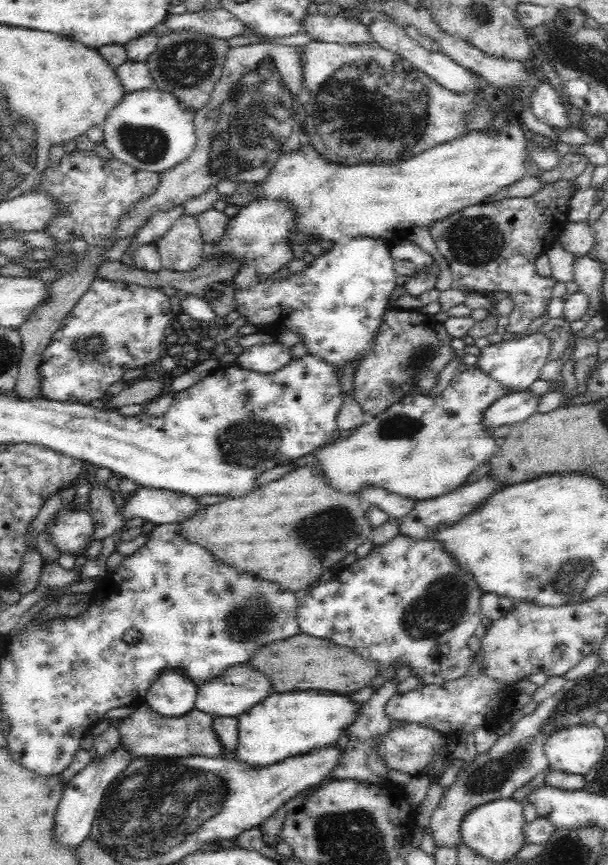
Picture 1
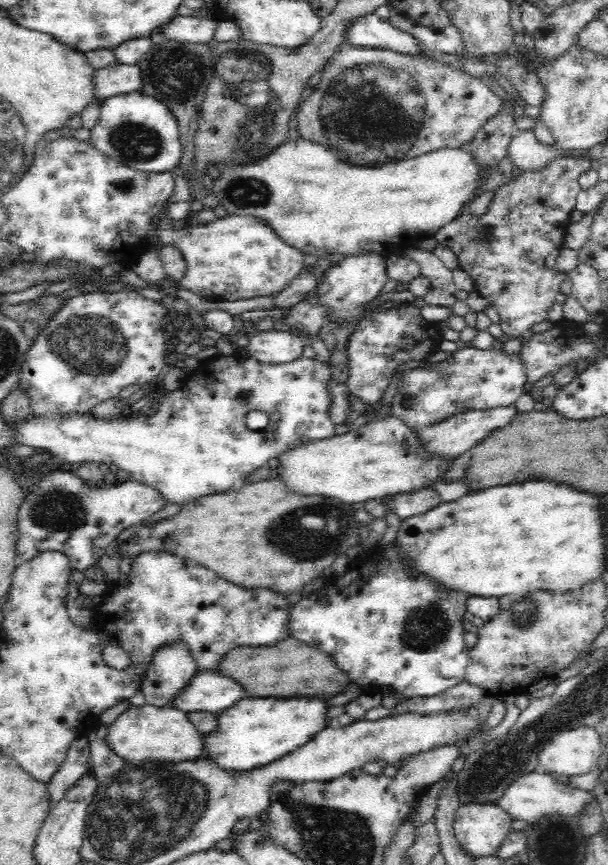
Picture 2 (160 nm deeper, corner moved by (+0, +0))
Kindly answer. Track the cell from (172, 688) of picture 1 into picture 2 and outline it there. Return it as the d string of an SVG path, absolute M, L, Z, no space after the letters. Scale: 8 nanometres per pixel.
M167 643L152 654L144 678L145 700L152 706L172 707L172 700L198 672L186 643Z

